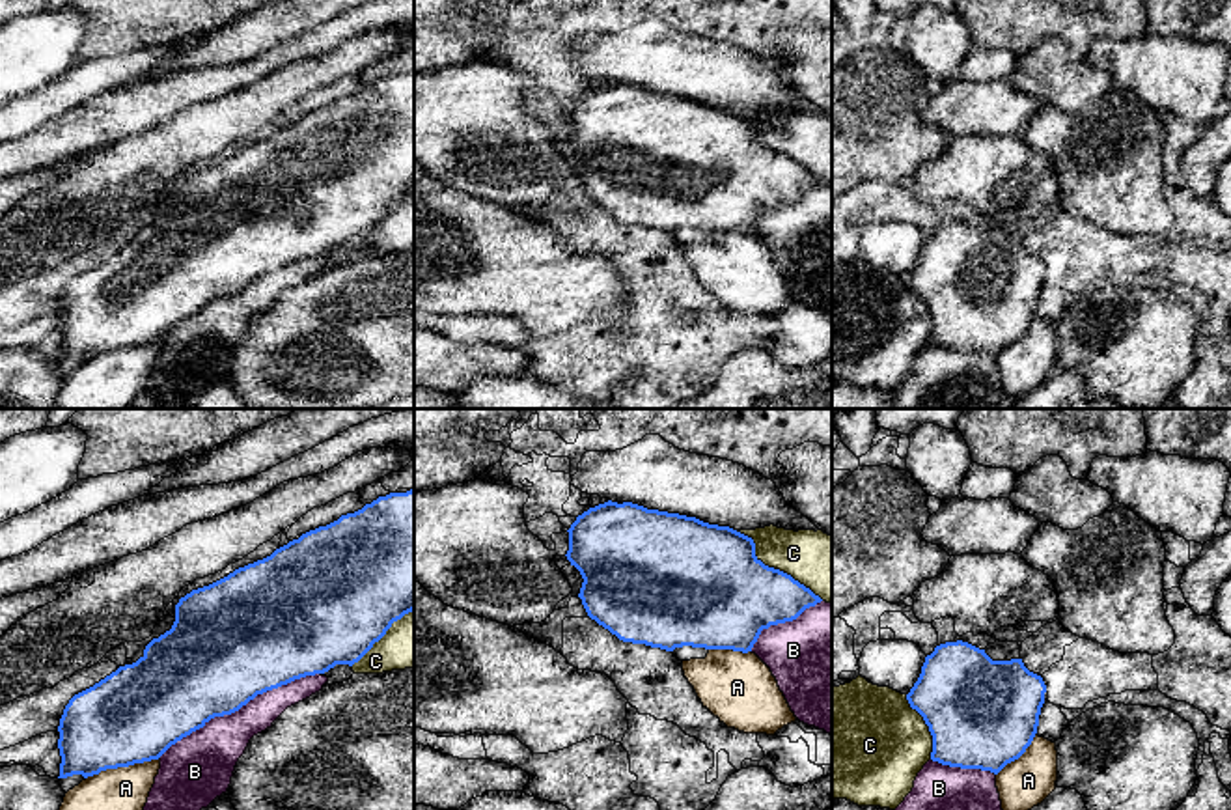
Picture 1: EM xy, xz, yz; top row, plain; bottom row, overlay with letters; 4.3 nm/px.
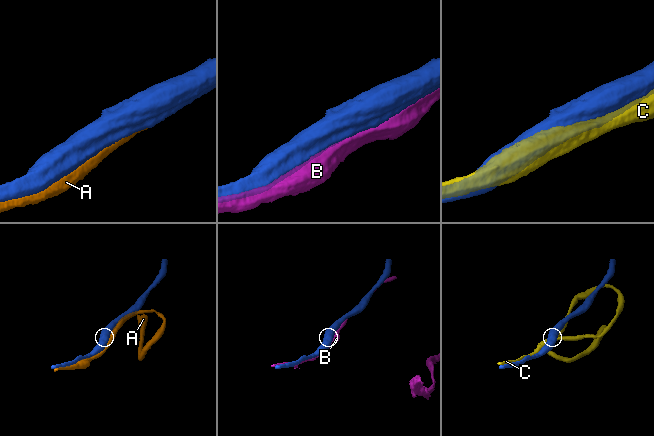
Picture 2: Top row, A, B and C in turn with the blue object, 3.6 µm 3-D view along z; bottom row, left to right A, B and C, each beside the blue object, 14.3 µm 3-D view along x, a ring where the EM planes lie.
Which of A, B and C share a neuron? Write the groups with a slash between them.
A / B / C

